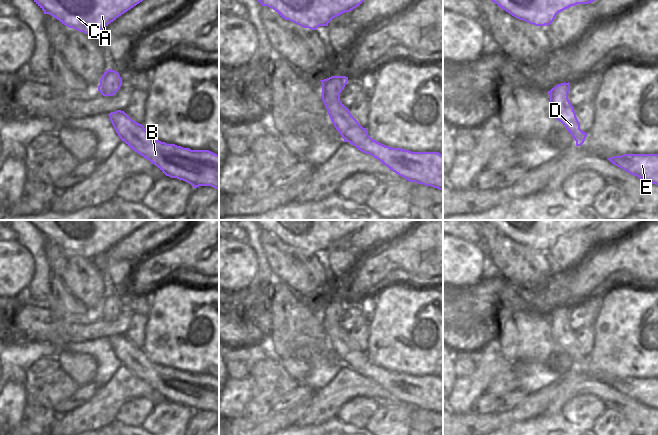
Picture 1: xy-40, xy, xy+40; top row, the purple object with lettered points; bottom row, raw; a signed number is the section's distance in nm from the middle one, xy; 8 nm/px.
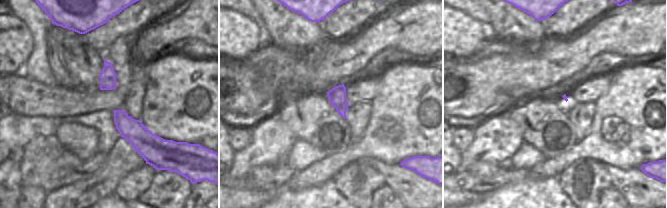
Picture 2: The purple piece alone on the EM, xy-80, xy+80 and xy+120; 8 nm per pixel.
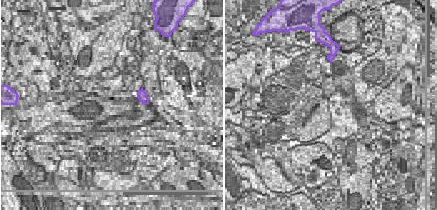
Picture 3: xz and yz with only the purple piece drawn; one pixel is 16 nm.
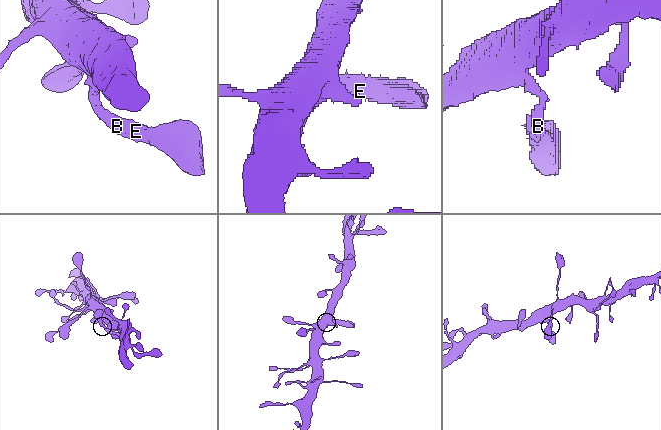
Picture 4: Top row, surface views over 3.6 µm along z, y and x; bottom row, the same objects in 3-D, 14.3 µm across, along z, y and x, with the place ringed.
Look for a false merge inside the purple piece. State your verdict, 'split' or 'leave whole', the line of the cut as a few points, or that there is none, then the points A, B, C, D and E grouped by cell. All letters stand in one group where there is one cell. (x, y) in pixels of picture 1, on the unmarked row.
leave whole | no cut | A B C D E

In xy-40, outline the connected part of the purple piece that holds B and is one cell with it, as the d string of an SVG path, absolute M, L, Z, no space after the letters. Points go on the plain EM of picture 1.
M117 334L108 339L120 363L132 374L157 390L166 400L183 404L194 412L211 410L219 414L219 379L209 374L191 374L175 368L167 368L155 364L142 348L135 346L124 335Z

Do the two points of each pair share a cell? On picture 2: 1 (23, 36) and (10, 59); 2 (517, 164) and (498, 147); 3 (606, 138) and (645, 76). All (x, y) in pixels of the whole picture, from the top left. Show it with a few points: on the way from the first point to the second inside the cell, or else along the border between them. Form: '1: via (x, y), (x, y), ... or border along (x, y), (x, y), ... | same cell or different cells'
1: via (17, 42), (10, 49), (10, 53) | same cell
2: border along (523, 141), (508, 161) | different cells
3: via (621, 123), (641, 103), (641, 91) | same cell

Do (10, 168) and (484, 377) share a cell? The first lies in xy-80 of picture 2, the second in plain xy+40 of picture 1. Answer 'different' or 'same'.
same

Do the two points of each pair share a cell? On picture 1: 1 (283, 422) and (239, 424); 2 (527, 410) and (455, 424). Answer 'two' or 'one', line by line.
1: one
2: one

